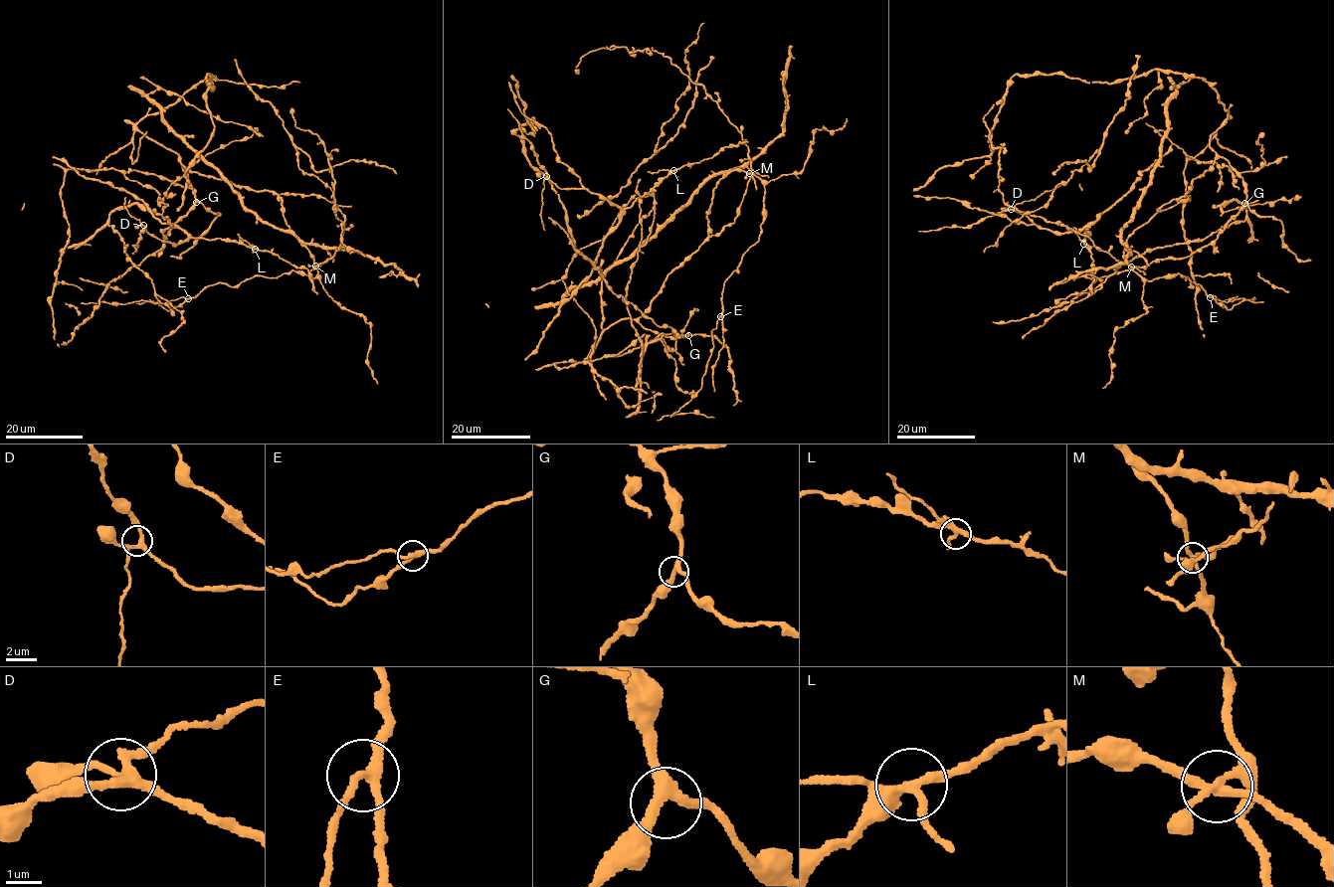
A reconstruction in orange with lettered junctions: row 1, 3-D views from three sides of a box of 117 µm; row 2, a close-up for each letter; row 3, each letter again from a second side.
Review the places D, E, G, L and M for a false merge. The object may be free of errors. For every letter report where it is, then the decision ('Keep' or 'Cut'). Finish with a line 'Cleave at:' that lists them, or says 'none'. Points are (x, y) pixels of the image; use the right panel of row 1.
D: Place: (1011, 209). Keep
E: Place: (1210, 297). Keep
G: Place: (1244, 203). Keep
L: Place: (1083, 244). Keep
M: Place: (1131, 266). Cut
Cleave at: M

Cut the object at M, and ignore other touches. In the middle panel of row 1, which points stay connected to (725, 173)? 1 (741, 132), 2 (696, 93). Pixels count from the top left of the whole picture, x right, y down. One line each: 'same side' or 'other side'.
1: other side
2: same side

